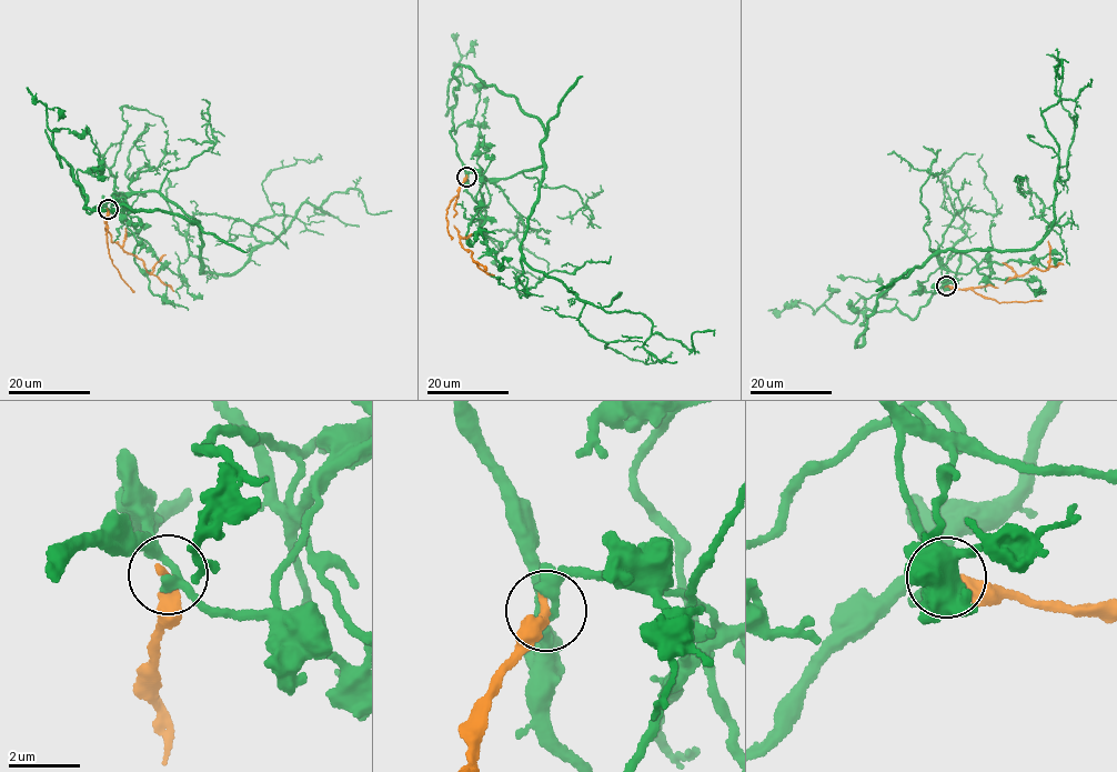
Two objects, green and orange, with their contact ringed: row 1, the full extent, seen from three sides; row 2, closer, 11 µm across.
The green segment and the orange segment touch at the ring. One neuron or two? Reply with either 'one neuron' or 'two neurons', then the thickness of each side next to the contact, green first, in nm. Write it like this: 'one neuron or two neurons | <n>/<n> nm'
two neurons | 200/320 nm

